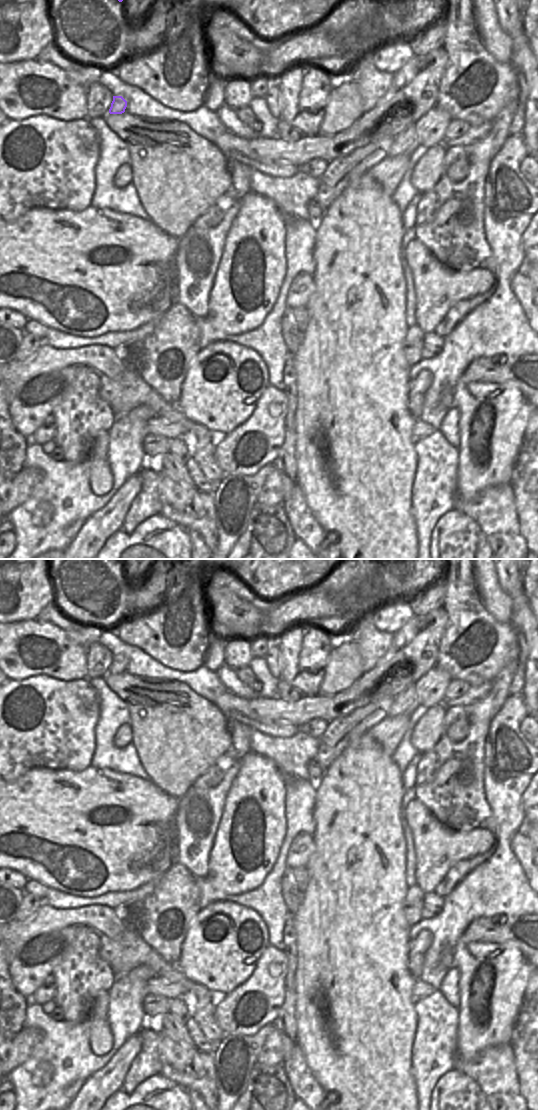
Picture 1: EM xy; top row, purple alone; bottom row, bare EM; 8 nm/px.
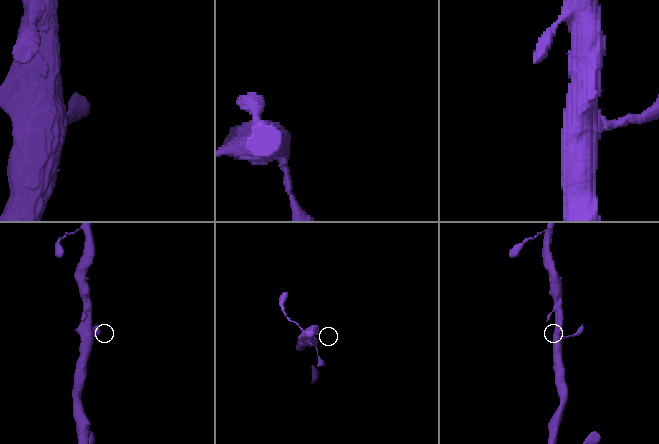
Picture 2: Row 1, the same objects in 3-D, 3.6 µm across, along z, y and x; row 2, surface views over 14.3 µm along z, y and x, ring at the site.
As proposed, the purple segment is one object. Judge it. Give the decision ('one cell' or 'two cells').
one cell

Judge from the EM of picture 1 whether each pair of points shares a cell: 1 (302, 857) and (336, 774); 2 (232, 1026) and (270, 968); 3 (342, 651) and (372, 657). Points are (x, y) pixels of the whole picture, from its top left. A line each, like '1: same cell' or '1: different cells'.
1: different cells
2: same cell
3: different cells

